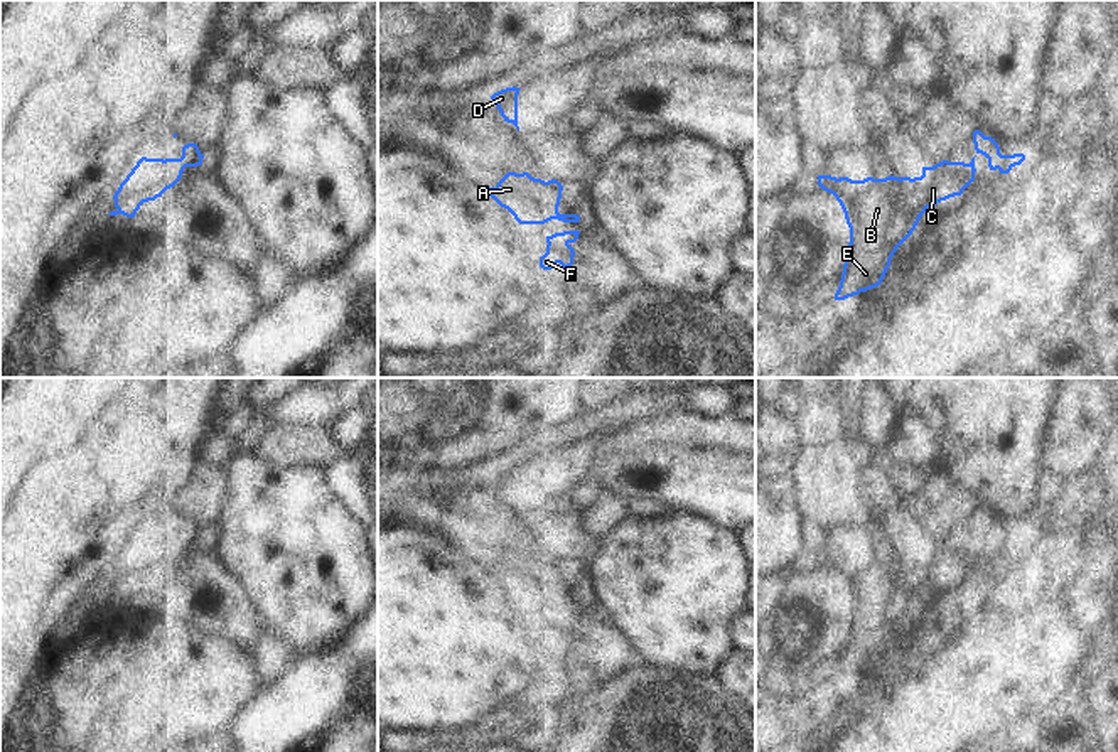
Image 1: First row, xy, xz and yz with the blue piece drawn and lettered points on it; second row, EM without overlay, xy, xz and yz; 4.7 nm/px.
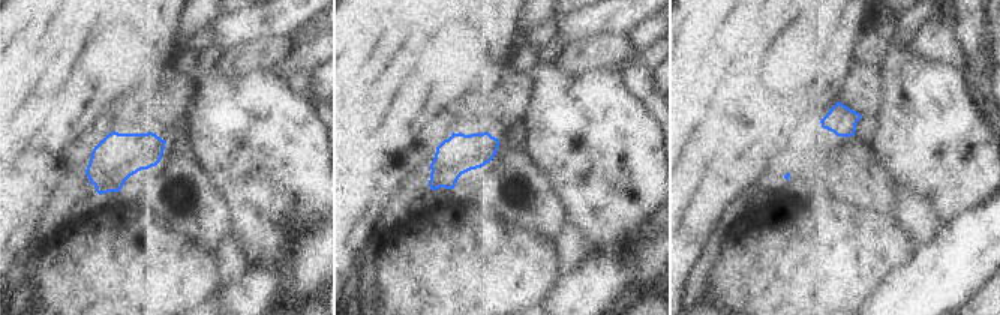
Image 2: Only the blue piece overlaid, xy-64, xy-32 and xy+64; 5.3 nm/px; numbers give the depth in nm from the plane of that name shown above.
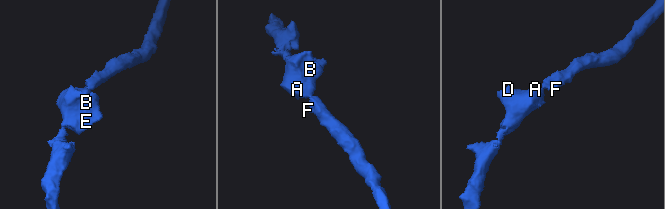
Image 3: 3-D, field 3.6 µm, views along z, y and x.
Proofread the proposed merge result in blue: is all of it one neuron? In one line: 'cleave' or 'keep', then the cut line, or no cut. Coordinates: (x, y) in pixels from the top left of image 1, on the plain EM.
keep; no cut

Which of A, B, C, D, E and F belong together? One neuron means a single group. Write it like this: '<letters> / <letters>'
A B C D E F

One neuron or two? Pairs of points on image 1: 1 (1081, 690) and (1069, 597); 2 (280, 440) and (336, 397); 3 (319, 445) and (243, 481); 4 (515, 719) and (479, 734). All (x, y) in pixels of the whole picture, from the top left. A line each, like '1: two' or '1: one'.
1: two
2: two
3: two
4: one

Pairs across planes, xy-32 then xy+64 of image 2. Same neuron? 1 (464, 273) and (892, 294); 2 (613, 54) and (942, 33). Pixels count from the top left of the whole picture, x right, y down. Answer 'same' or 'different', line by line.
1: different
2: same

